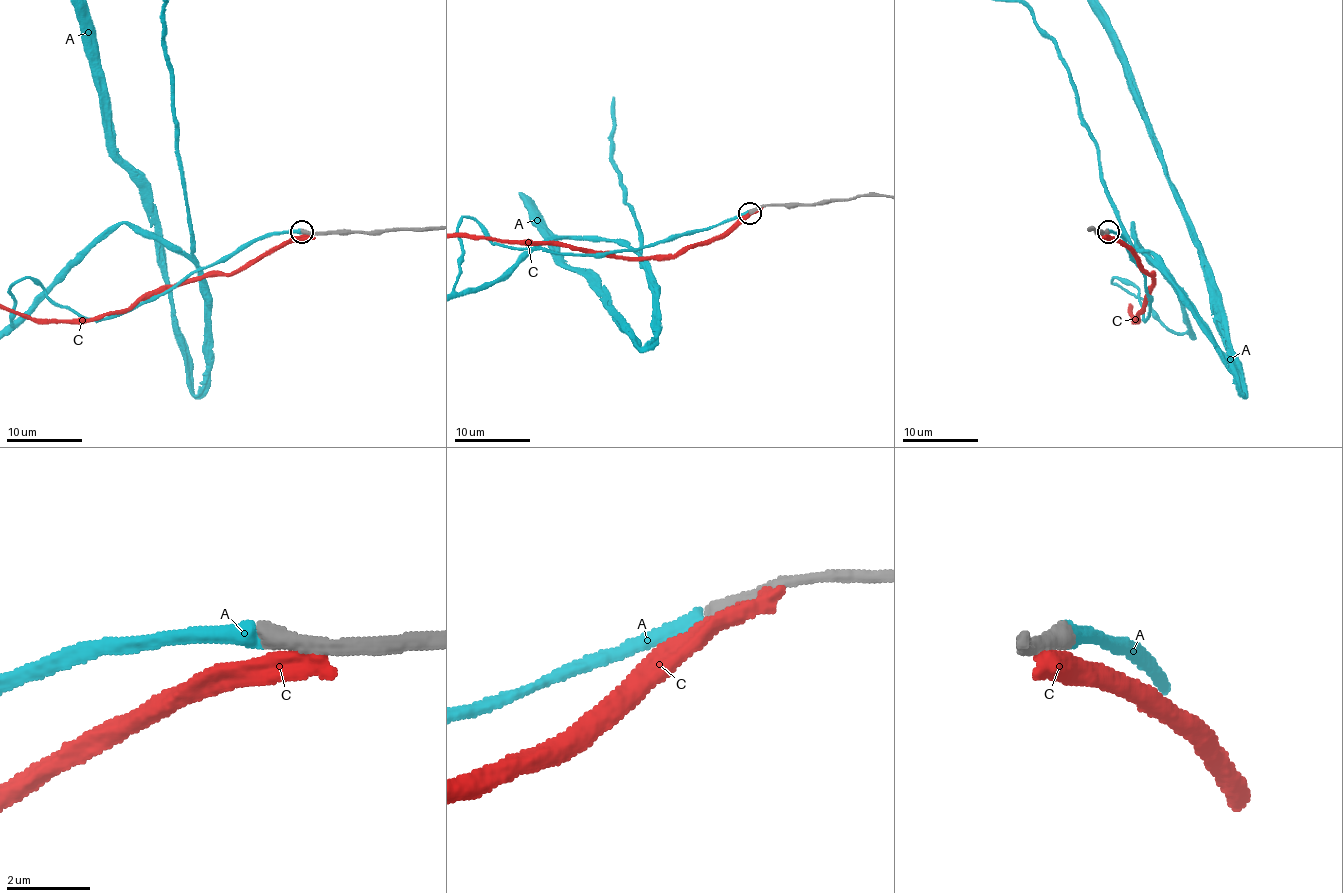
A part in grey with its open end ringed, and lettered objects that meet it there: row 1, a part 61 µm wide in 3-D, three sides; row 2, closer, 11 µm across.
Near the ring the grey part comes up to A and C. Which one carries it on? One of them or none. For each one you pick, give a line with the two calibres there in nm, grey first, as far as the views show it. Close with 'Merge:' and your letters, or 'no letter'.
A: Thickness 480 nm (grey) against 440 nm
Merge: A

